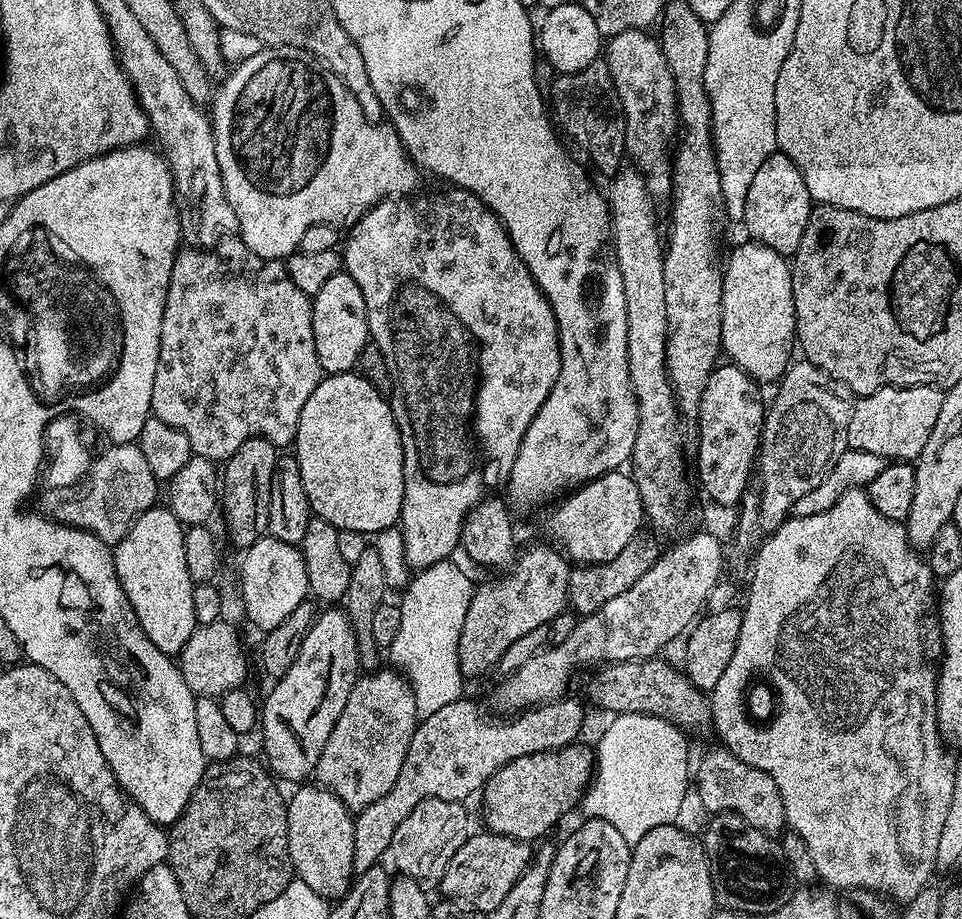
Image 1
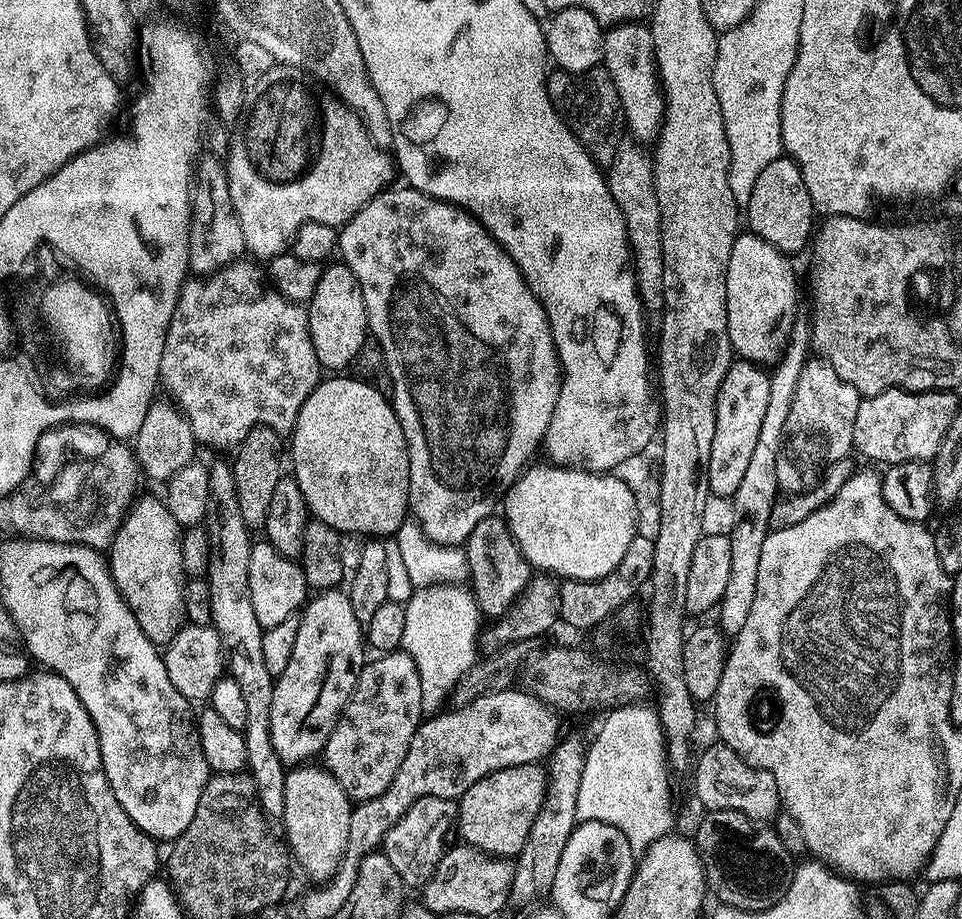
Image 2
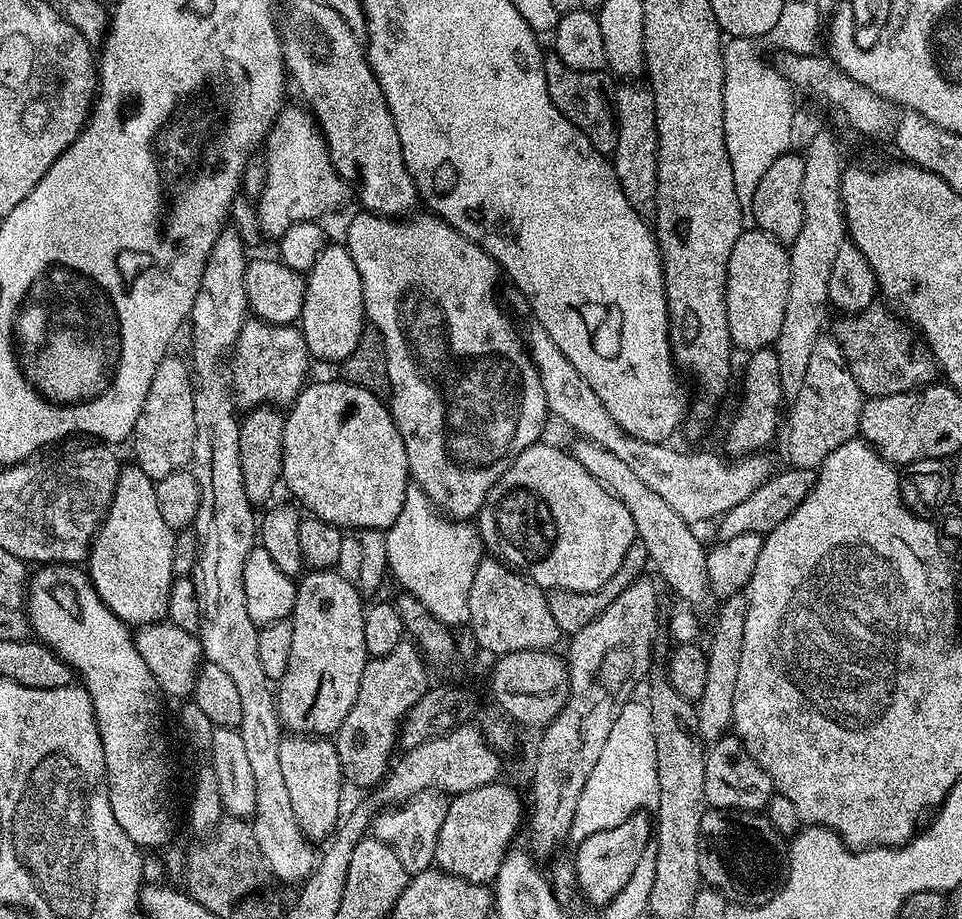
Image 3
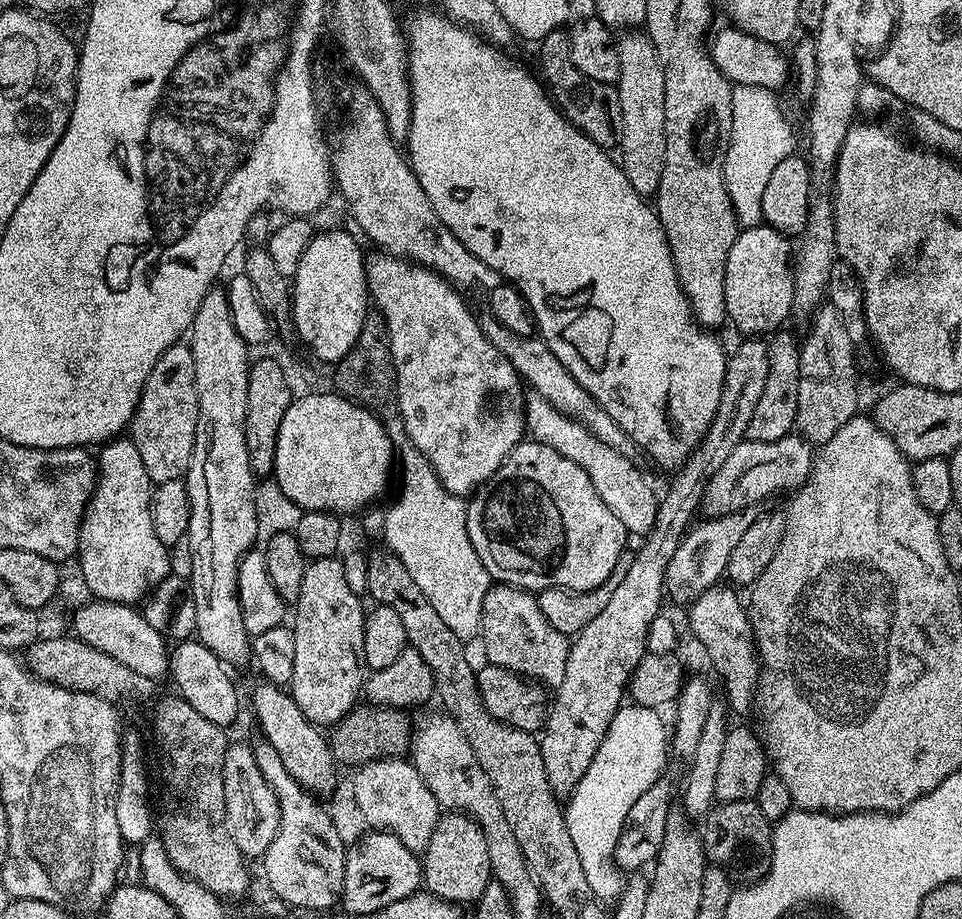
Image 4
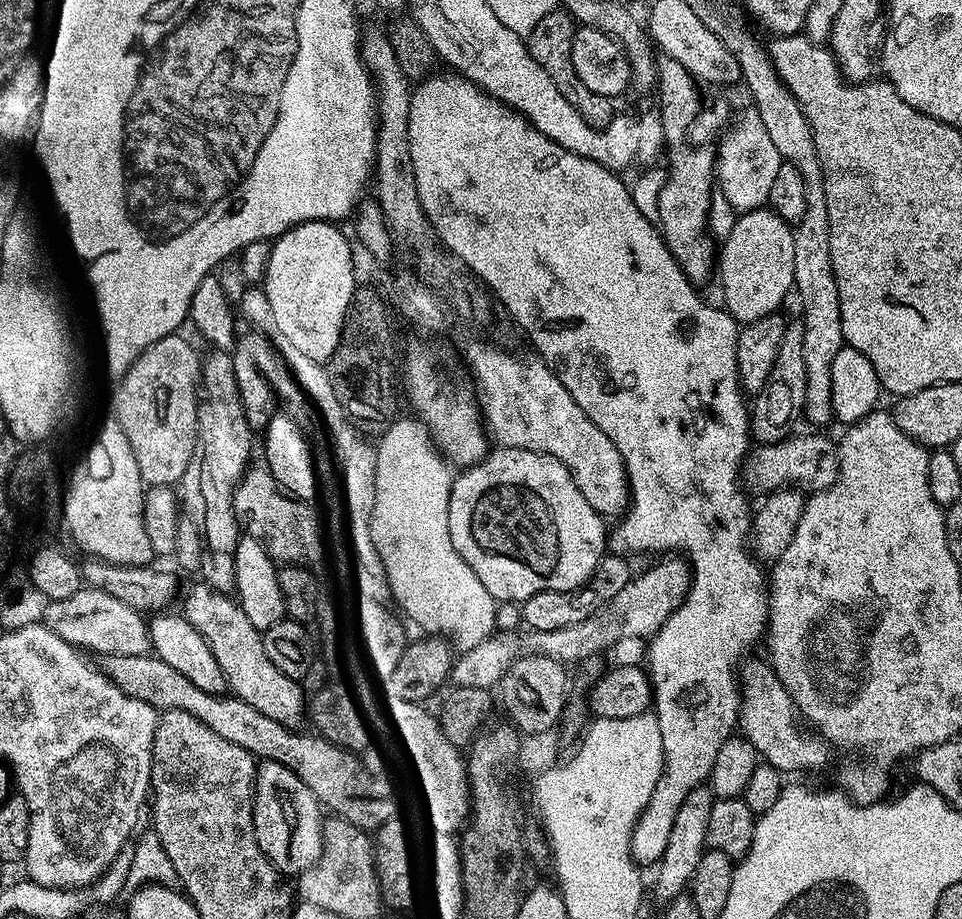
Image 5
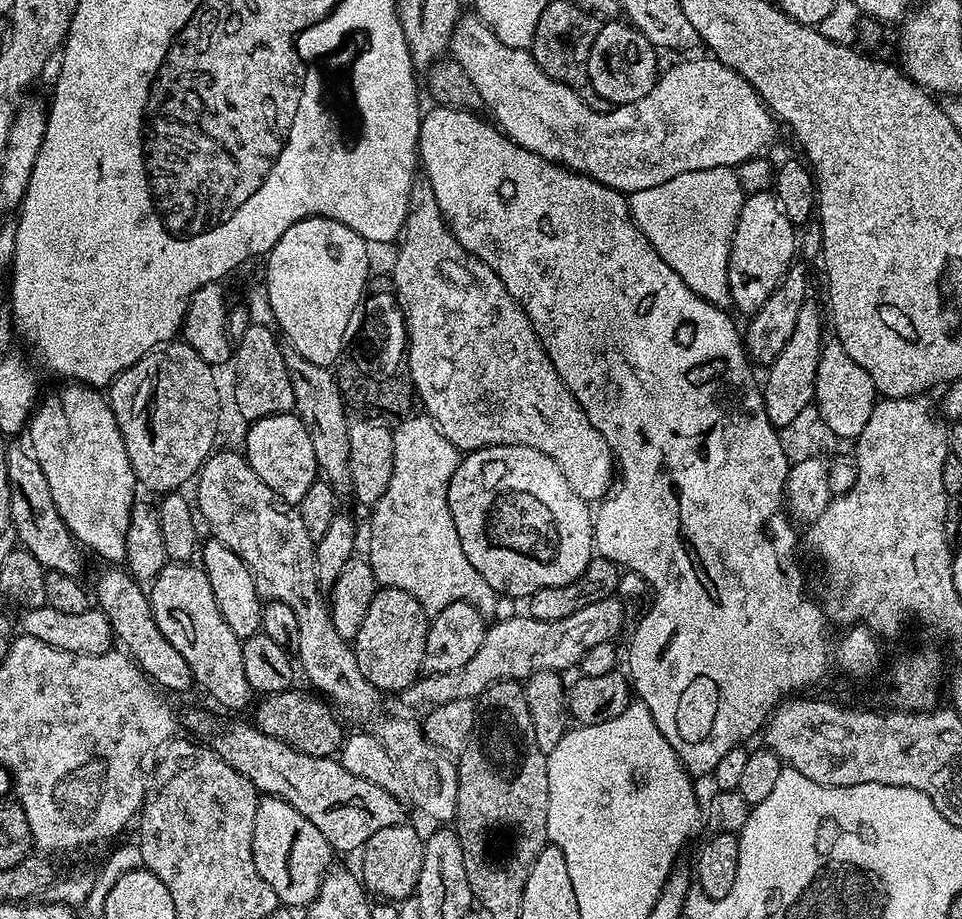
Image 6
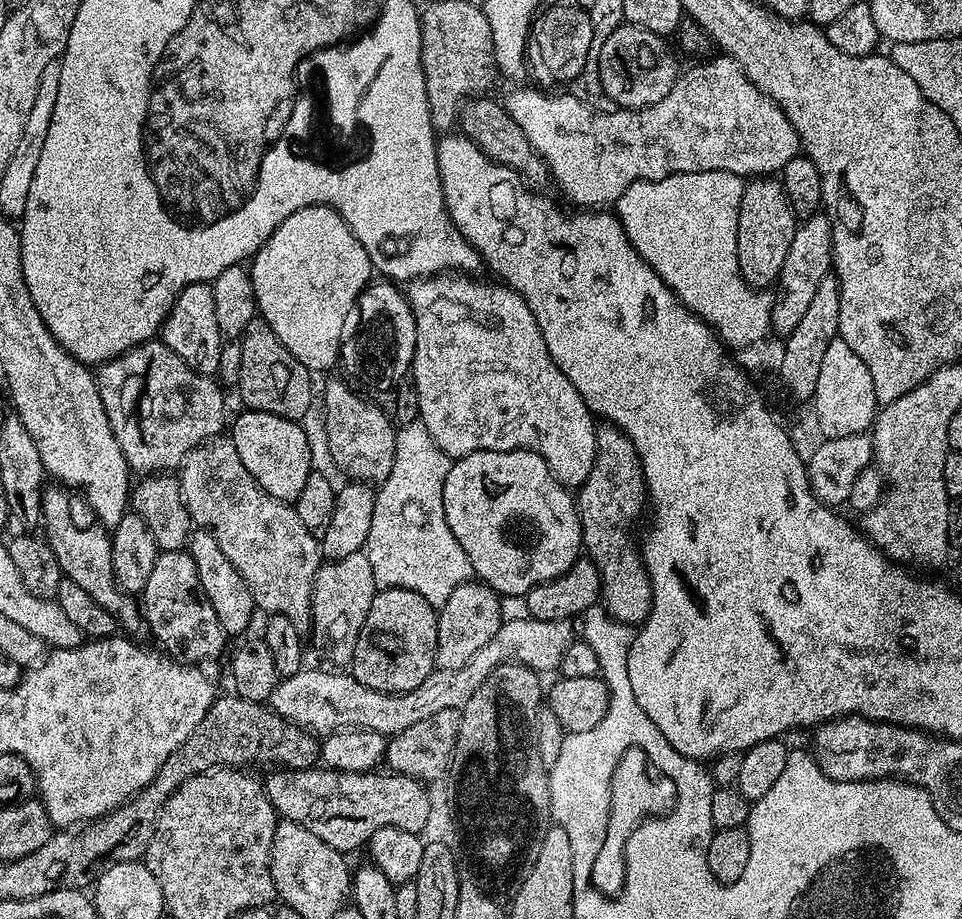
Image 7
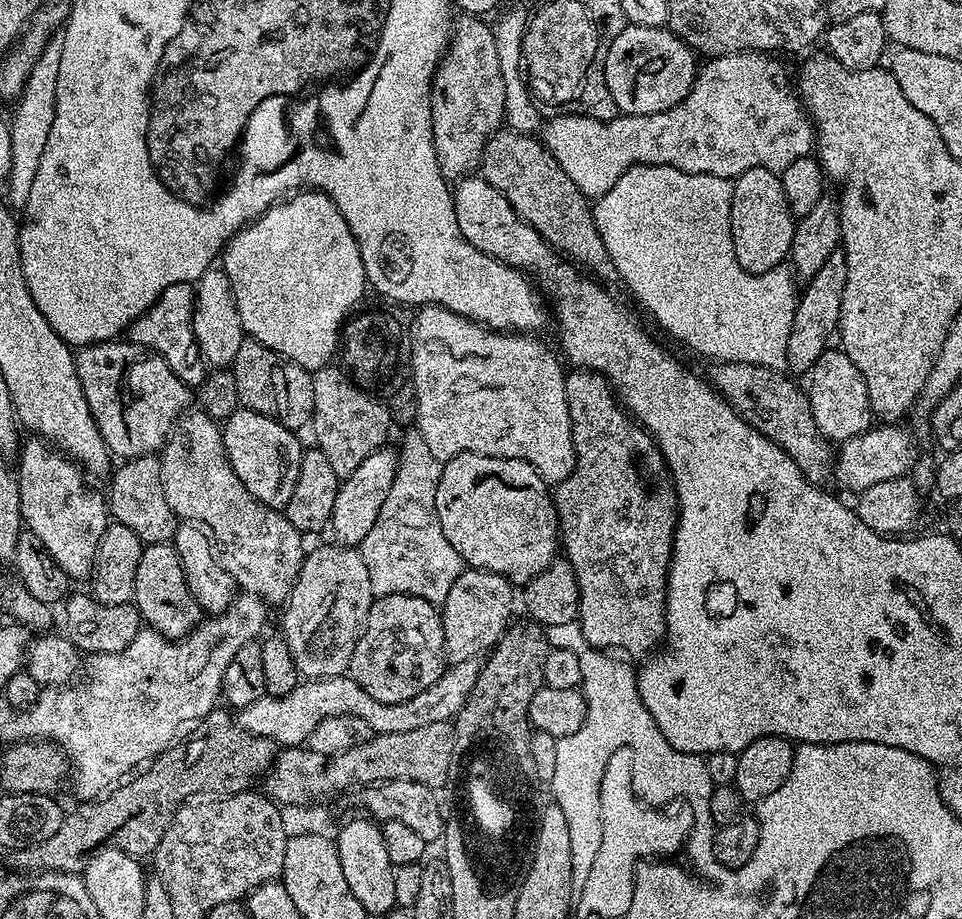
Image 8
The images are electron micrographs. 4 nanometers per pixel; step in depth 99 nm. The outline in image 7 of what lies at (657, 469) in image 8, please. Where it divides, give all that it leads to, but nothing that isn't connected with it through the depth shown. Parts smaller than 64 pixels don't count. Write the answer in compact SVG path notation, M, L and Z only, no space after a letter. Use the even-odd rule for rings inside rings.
M607 422L601 423L596 429L596 457L594 458L594 466L590 470L590 474L586 478L586 482L581 484L578 491L574 496L576 502L576 509L580 515L580 535L582 537L582 548L586 553L587 559L594 562L594 566L598 570L600 575L600 600L602 601L602 607L605 612L608 613L612 619L622 622L623 624L630 624L633 626L639 626L644 623L648 618L648 611L652 608L652 583L648 577L647 570L644 569L644 557L642 555L641 545L632 537L632 531L636 528L636 523L640 520L640 515L645 515L646 501L648 499L648 488L644 485L644 475L642 474L642 465L640 465L640 459L638 454L634 450L634 442L630 442L628 435L623 432L622 429L614 427L613 424Z

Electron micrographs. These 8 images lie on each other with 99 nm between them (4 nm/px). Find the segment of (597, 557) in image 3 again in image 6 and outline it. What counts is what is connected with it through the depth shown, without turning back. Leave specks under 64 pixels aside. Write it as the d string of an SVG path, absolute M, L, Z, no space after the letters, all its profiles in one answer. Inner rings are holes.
M495 444L489 448L479 448L476 452L467 453L450 478L448 505L450 514L454 518L454 526L458 530L458 542L462 542L462 550L466 554L466 558L470 558L470 566L474 566L474 570L478 570L478 574L482 574L482 578L486 578L492 591L497 594L505 592L508 596L527 598L546 586L566 586L570 582L574 582L574 578L578 578L582 574L582 570L586 570L586 566L594 555L593 509L590 507L589 501L578 498L578 494L574 494L570 482L566 482L562 470L558 470L558 462L554 462L554 458L546 458L546 454L542 454L542 450L534 450L530 446L518 446L517 444Z

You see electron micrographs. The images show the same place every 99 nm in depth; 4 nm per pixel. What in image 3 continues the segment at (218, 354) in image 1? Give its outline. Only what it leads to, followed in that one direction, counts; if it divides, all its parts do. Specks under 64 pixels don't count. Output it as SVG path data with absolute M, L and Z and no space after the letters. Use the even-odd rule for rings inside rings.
M245 319L230 357L232 390L237 405L244 410L261 406L290 406L309 379L308 360L310 353L299 327Z

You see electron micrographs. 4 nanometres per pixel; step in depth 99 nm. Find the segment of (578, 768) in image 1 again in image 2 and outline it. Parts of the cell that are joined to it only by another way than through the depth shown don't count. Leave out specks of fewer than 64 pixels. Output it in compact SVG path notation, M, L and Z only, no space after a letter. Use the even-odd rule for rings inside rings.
M539 763L510 766L474 782L458 798L454 828L460 831L460 840L490 856L516 857L526 846L526 834L530 834L534 818L538 818L546 784L546 772Z

